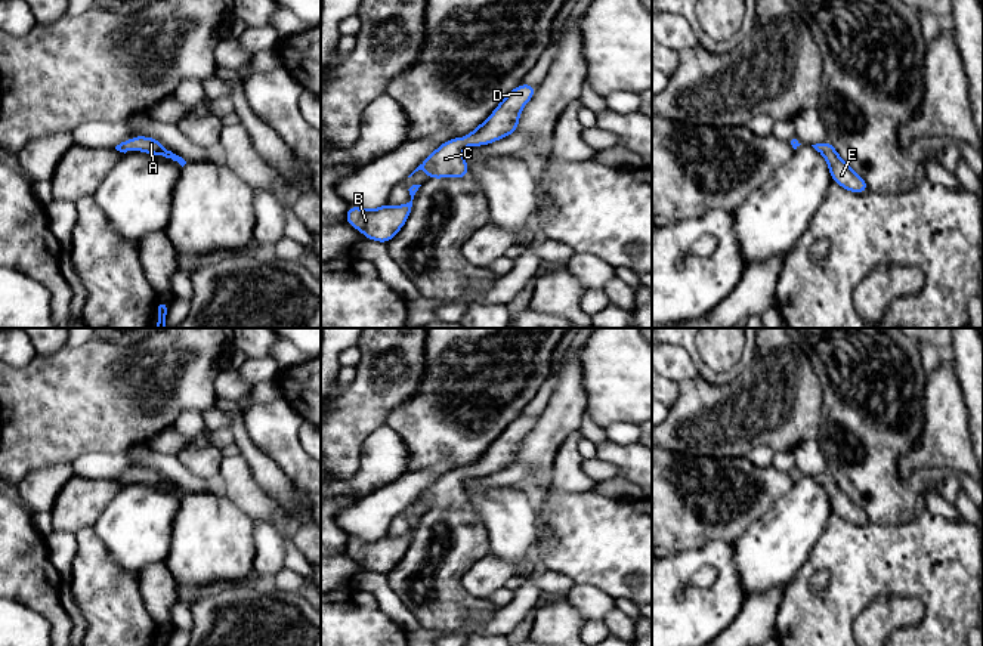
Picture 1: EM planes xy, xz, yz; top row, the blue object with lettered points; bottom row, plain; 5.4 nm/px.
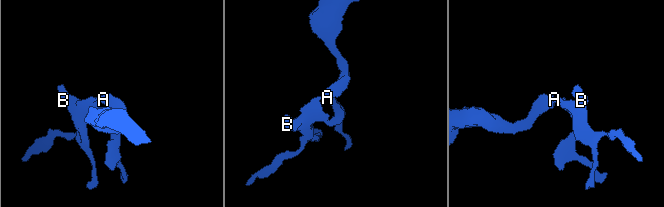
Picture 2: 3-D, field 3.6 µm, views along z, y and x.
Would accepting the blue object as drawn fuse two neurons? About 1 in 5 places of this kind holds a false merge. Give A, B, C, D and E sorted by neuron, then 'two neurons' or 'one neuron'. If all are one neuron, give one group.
A B C D E; one neuron

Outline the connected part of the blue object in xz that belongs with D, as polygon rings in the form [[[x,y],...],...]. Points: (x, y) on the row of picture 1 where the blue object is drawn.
[[[517,86],[473,133],[466,135],[463,139],[454,137],[442,143],[408,177],[418,170],[424,170],[429,174],[427,180],[469,176],[469,167],[461,154],[463,146],[488,145],[516,132],[520,111],[535,92],[537,86]]]

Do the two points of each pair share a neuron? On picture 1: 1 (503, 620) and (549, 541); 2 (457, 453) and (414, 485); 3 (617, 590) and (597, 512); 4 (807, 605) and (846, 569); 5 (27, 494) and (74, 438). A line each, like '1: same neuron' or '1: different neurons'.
1: same neuron
2: different neurons
3: same neuron
4: same neuron
5: different neurons

